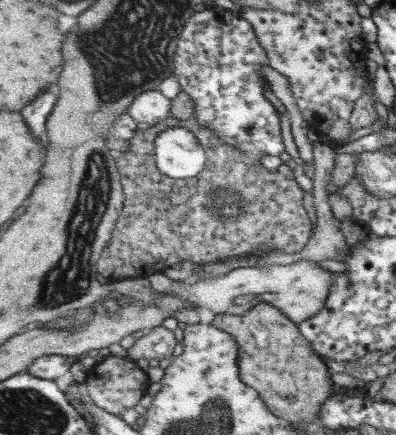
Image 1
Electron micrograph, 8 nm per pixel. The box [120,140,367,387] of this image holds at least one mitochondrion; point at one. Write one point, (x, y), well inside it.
(228, 201)

